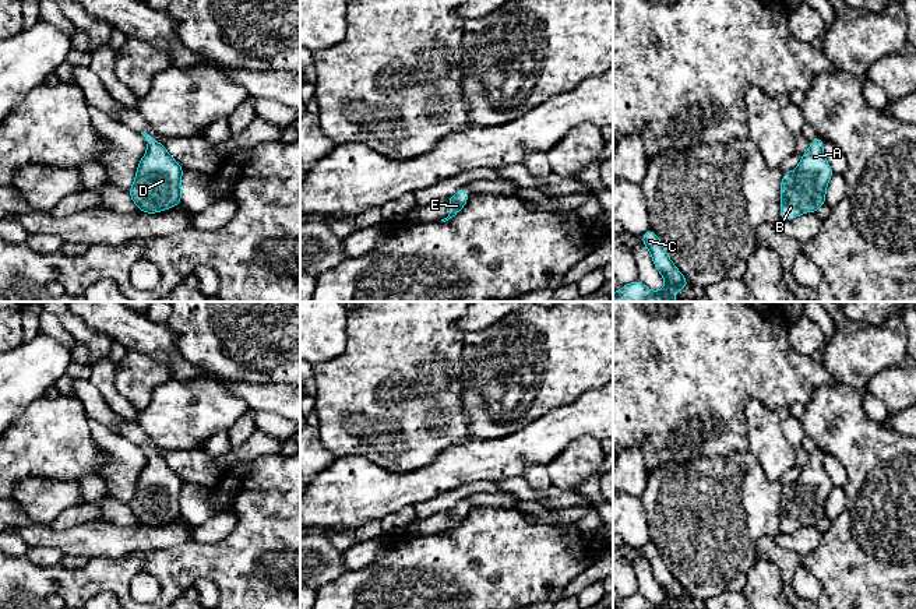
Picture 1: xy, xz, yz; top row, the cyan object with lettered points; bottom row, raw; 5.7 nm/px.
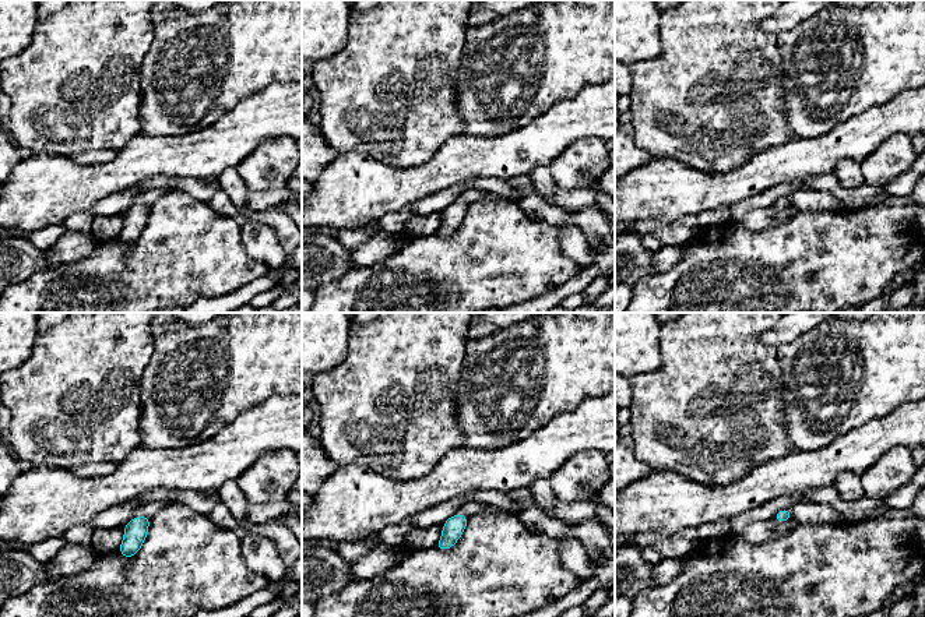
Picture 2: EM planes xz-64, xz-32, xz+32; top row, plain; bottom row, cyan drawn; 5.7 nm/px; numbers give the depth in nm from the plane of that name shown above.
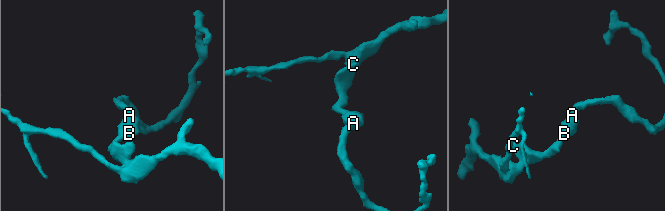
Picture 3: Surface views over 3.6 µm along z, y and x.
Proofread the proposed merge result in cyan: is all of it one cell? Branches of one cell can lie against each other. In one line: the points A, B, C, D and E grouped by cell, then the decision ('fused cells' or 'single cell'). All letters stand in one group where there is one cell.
groups A B C D E; single cell

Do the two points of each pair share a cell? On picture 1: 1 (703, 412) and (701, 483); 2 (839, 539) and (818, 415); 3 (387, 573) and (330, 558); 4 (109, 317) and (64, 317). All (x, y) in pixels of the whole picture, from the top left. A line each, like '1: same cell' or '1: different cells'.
1: different cells
2: same cell
3: different cells
4: different cells

